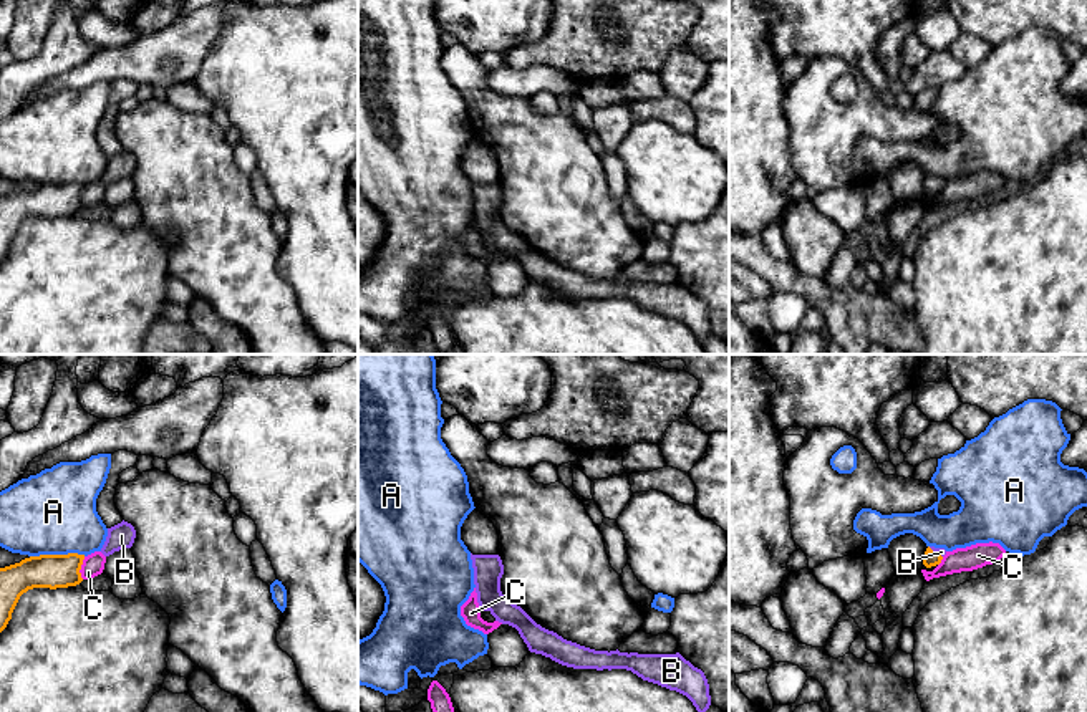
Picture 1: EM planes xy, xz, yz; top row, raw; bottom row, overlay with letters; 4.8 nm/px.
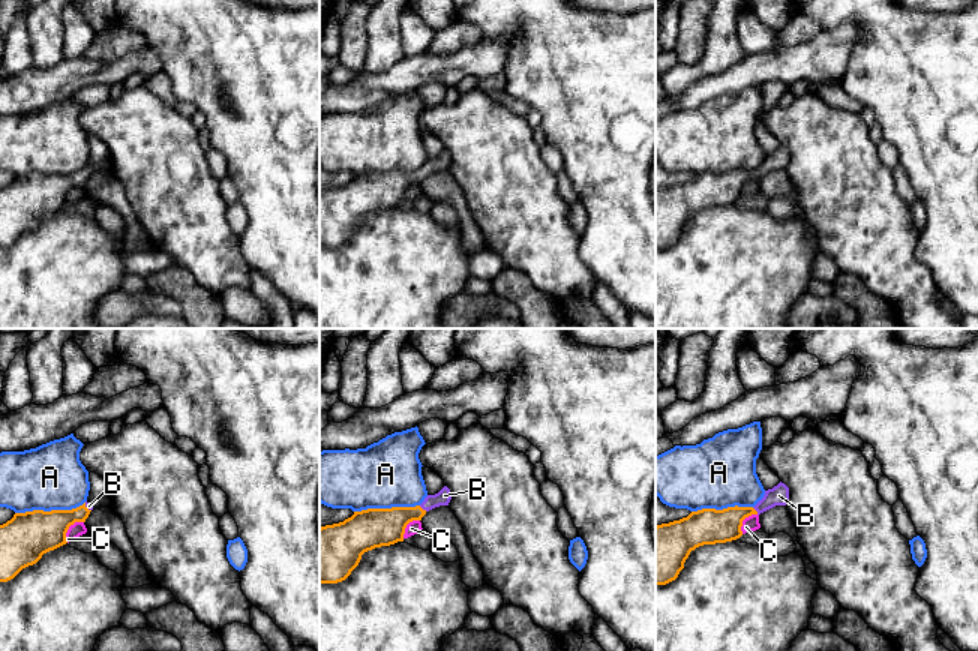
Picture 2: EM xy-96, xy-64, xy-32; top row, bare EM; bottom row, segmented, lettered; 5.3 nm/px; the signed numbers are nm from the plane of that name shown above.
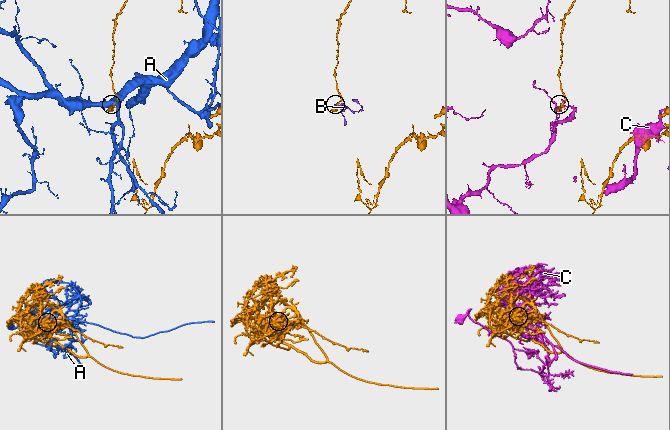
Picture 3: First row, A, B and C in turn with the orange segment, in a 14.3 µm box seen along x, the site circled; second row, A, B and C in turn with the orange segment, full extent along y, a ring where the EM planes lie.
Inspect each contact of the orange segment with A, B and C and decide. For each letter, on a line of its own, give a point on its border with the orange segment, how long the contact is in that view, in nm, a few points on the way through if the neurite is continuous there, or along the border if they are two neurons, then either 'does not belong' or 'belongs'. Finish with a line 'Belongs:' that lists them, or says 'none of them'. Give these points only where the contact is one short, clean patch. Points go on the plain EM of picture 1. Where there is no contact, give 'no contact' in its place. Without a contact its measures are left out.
A: xy (57, 184) | 280 nm | does not belong
B: yz (935, 181) | 90 nm | across yz (930, 187), (935, 181), (942, 181) | belongs
C: xy (80, 197) | 110 nm | does not belong
Belongs: B

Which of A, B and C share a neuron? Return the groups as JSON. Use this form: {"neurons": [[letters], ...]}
{"neurons": [["A"], ["B"], ["C"]]}

